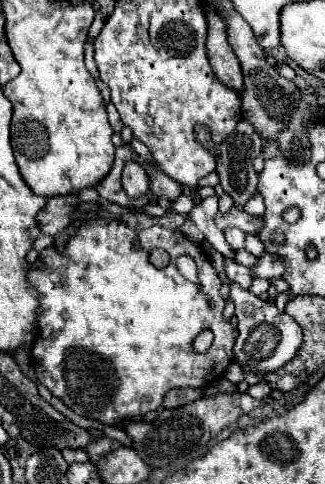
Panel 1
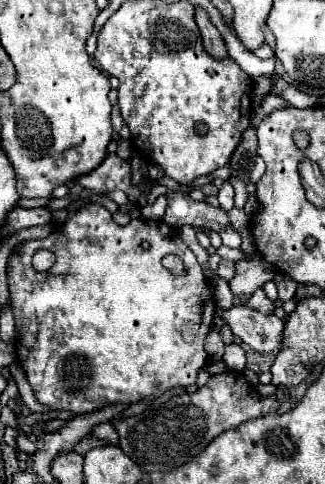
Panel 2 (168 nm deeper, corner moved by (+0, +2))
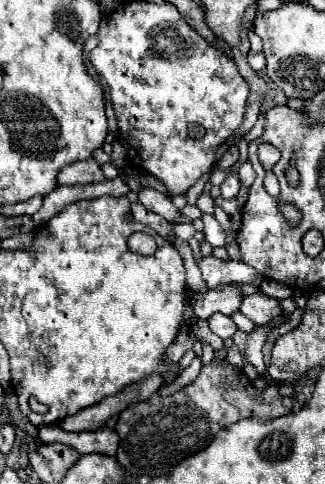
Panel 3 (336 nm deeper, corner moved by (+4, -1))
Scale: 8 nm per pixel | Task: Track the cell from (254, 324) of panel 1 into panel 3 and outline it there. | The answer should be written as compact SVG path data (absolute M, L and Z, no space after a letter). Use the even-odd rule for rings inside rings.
M216 313L216 317L210 317L208 319L208 325L212 329L212 333L216 333L218 337L222 339L228 339L234 335L236 327L234 327L234 321L230 317L224 317L222 313Z

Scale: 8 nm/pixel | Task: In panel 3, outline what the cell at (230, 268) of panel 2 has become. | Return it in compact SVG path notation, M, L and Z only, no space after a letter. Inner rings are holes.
M214 255L202 257L198 261L198 267L202 271L202 279L208 289L216 289L220 285L232 285L232 283L252 284L259 286L262 277L254 268L240 263L240 261L222 261Z

